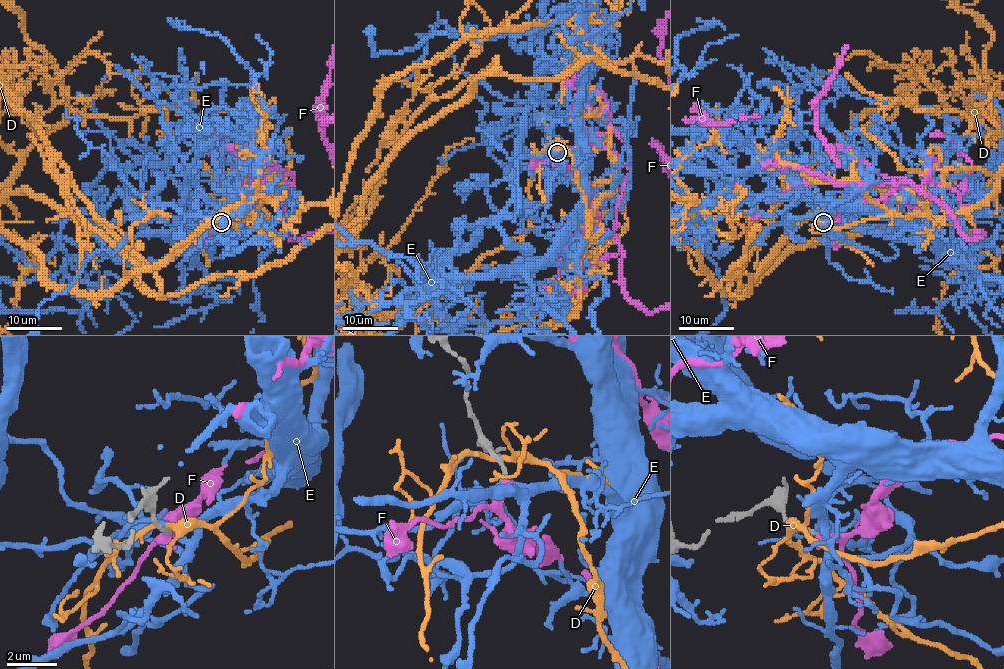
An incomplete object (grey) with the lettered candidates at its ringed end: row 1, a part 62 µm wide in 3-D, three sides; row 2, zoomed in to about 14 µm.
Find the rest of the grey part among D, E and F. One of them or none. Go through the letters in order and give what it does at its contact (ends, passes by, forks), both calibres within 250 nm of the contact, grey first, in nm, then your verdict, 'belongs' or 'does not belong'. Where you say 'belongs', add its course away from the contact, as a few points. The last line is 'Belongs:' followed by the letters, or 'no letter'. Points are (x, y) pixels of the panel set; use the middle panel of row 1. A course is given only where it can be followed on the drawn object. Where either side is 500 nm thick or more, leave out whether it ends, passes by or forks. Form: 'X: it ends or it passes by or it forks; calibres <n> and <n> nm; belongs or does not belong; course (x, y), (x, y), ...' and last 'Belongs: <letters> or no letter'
D: it forks; calibres 240 and 200 nm; does not belong
E: it forks; calibres 190 and 240 nm; does not belong
F: it ends; calibres 180 and 360 nm; belongs
Belongs: F

